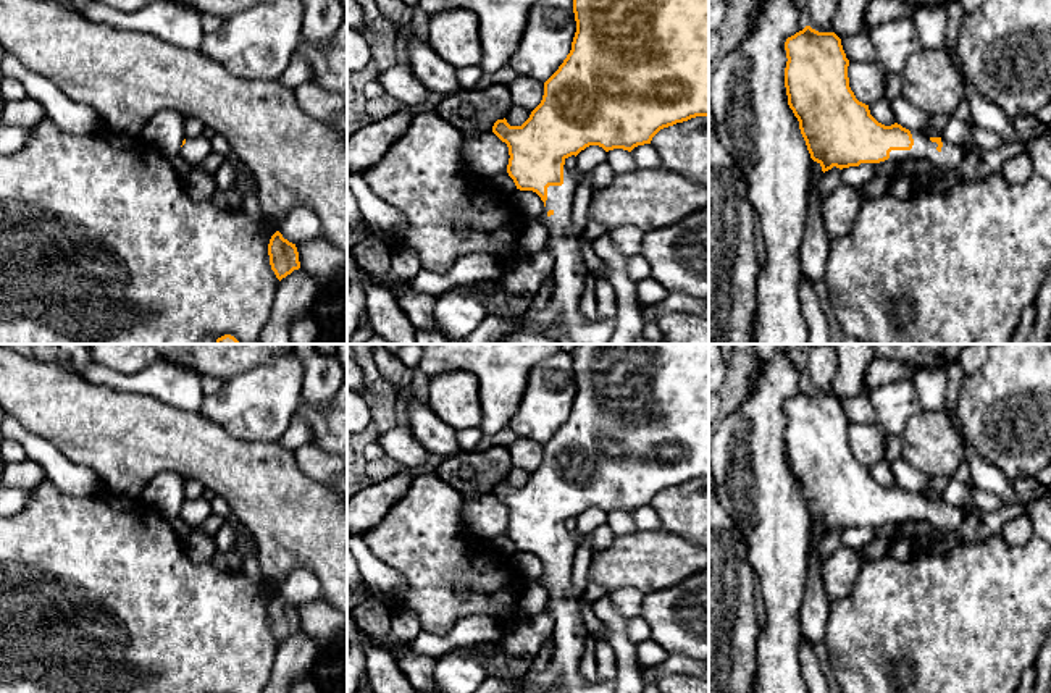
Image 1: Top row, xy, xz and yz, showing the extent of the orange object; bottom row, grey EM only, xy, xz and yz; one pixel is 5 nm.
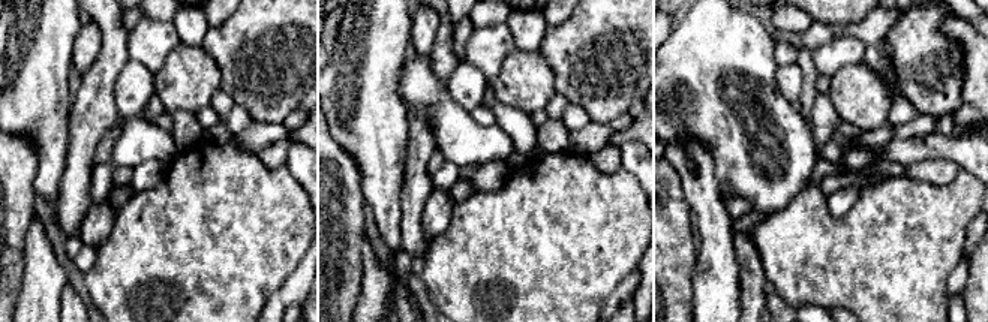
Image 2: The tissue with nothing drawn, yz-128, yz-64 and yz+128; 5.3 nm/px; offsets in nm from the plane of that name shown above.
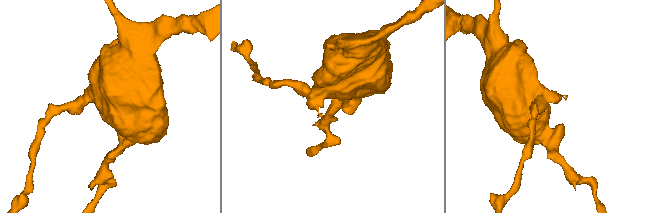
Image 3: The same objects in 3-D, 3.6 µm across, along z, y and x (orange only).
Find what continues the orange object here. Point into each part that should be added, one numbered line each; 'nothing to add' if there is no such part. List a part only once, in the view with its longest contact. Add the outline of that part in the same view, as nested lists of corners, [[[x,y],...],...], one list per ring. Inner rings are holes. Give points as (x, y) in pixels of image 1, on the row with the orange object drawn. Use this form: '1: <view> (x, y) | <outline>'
nothing to add

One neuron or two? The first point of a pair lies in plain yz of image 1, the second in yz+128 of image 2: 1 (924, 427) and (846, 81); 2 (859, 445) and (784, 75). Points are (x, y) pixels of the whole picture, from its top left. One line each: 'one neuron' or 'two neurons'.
1: one neuron
2: one neuron

